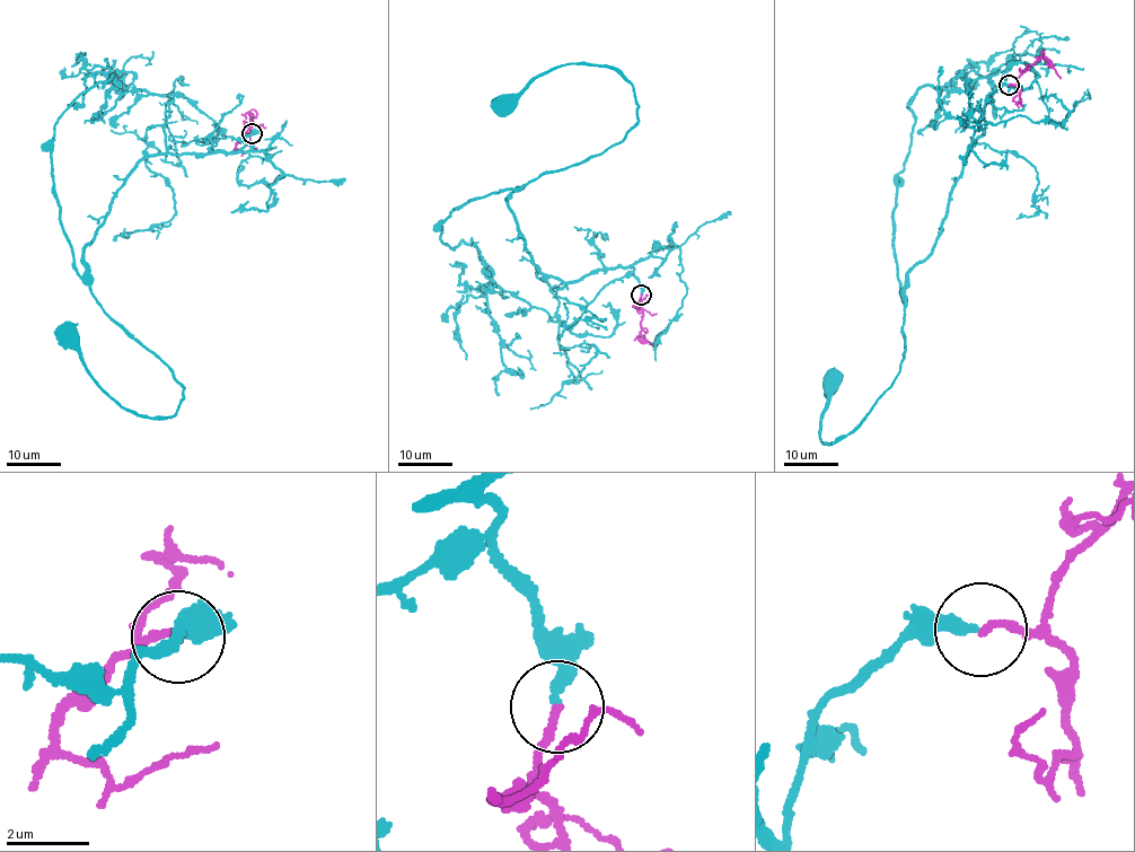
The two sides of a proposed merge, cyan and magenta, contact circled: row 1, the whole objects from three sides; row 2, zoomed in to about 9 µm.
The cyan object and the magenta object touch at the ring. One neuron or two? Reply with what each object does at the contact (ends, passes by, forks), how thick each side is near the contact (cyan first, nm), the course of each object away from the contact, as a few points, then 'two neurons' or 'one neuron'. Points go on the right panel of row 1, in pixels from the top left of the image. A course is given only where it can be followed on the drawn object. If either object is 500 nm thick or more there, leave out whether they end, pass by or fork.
cyan ends; magenta ends; calibres 320 and 160 nm; course cyan (1008, 85), (986, 96), (984, 132), (941, 235), (907, 274), (898, 372), (863, 421), (824, 445), (828, 383); course magenta (1008, 85), (1017, 84), (1026, 69), (1040, 56), (1048, 61), (1061, 78); one neuron

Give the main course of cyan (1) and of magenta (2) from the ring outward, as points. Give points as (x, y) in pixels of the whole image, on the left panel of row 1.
1: (252, 133), (228, 152), (148, 155), (82, 251), (97, 304), (184, 389), (177, 411), (126, 411), (69, 334)
2: (252, 133), (246, 133), (253, 123), (249, 114), (251, 140)

